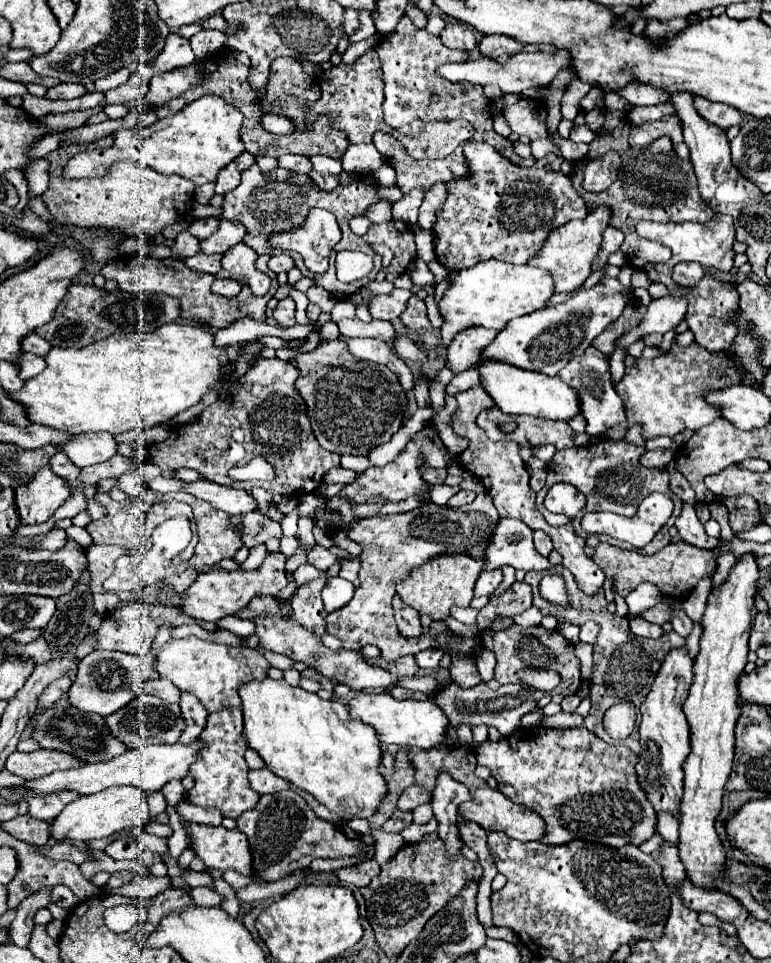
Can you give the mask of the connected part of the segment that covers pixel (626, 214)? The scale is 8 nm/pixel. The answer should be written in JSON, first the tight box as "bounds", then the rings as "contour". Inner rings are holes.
{"bounds":[571,123,713,267],"contour":[[[619,123],[613,129],[613,133],[597,135],[591,141],[585,159],[575,163],[577,171],[571,173],[571,181],[573,181],[575,191],[585,199],[589,211],[597,209],[599,205],[607,205],[611,209],[611,221],[609,223],[613,227],[621,229],[623,235],[625,235],[621,251],[627,255],[627,261],[633,267],[645,267],[647,263],[667,261],[671,257],[671,251],[667,247],[659,245],[659,243],[641,239],[635,231],[635,223],[639,223],[641,219],[655,219],[655,221],[661,221],[661,223],[685,223],[685,221],[705,223],[713,217],[713,211],[707,207],[707,203],[697,193],[697,179],[695,179],[691,161],[683,161],[675,155],[671,139],[667,135],[659,137],[655,143],[651,143],[643,149],[631,147],[627,143],[627,135],[629,135],[629,125],[627,123]],[[609,151],[617,151],[621,155],[621,167],[619,167],[619,177],[617,177],[615,185],[611,185],[609,191],[603,191],[603,193],[583,191],[583,187],[581,187],[581,181],[583,181],[581,167],[583,167],[583,163],[589,161],[589,159],[601,159]]]}

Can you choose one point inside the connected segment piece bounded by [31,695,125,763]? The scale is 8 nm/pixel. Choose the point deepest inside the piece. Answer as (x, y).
(61, 727)

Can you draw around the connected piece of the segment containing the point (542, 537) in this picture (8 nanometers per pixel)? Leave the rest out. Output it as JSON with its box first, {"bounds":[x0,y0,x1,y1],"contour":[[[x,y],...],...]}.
{"bounds":[535,531,553,557],"contour":[[[535,531],[535,549],[543,557],[549,557],[549,553],[553,551],[553,543],[551,543],[551,539],[543,531]]]}

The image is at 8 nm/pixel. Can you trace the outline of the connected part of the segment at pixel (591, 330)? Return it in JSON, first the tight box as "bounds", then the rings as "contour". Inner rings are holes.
{"bounds":[483,277,633,377],"contour":[[[603,277],[591,289],[577,289],[569,301],[511,319],[507,327],[499,331],[493,343],[483,351],[483,359],[507,361],[521,369],[555,377],[573,357],[579,357],[609,323],[621,315],[631,295],[633,289],[623,287],[613,277]]]}

